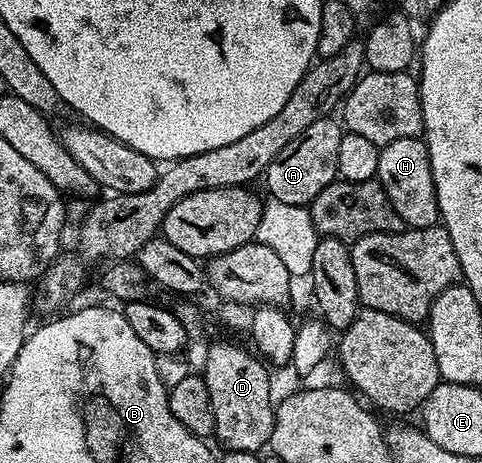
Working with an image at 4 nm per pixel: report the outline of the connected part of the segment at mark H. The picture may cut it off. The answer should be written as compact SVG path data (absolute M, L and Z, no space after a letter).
M402 137L398 141L390 141L380 148L376 179L386 189L386 197L390 197L390 205L398 209L398 217L409 227L437 226L440 210L438 197L434 189L434 173L430 169L430 153L423 138Z

